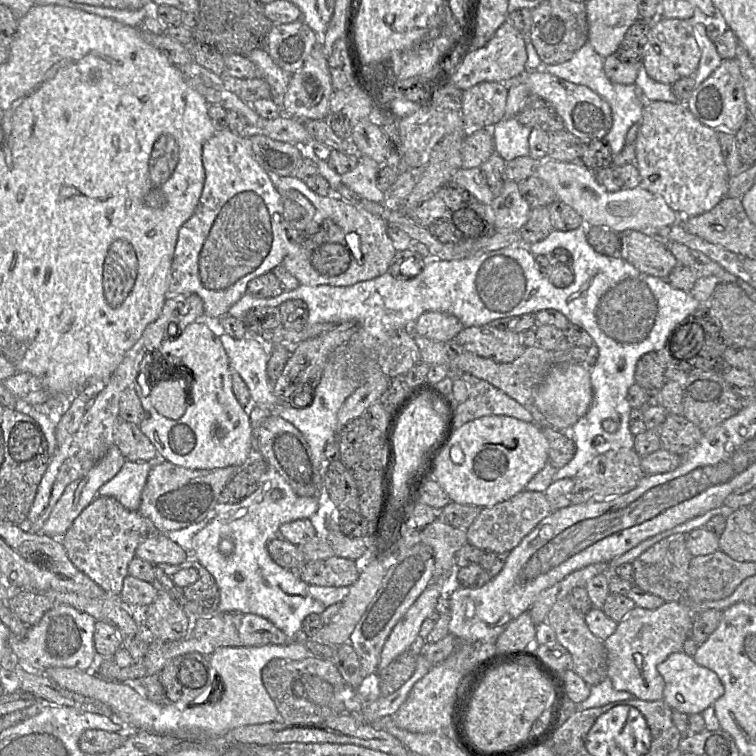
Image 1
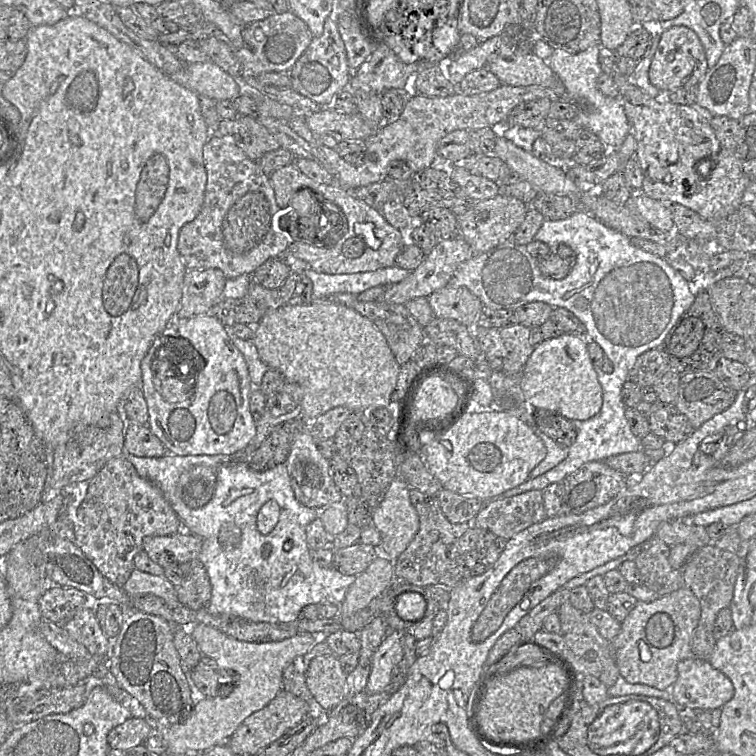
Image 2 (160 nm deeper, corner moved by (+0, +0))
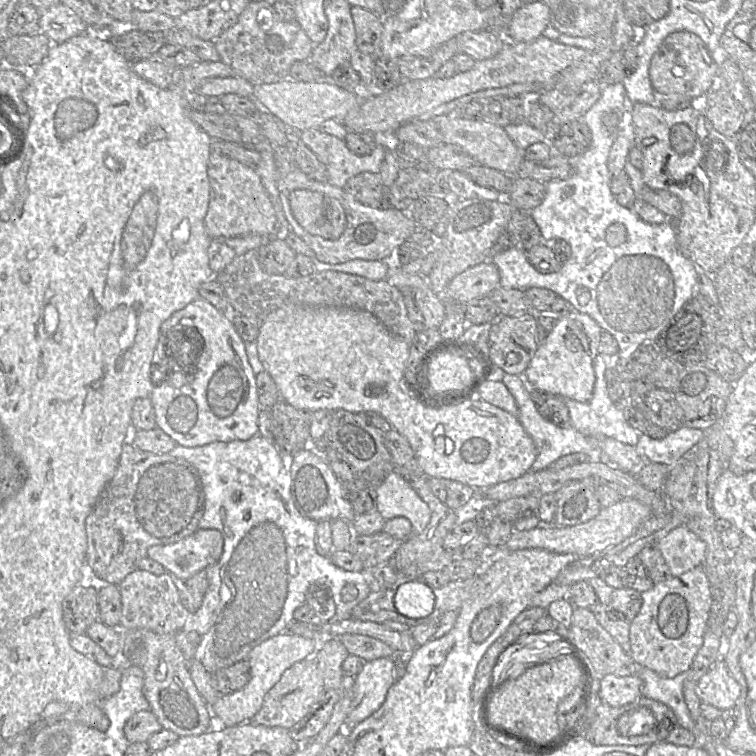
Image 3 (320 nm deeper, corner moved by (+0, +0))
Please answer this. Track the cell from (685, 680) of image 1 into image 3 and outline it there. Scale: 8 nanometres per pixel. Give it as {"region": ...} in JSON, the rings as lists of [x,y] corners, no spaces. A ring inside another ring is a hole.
{"region":[[[723,659],[717,660],[699,679],[696,693],[701,702],[723,711],[732,709],[740,696],[740,685]]]}

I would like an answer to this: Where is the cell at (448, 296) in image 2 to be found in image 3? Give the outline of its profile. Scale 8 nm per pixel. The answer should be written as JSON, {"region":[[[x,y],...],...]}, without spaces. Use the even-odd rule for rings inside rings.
{"region":[[[486,260],[456,275],[446,287],[444,298],[465,305],[473,299],[490,296],[499,281],[498,268]]]}

